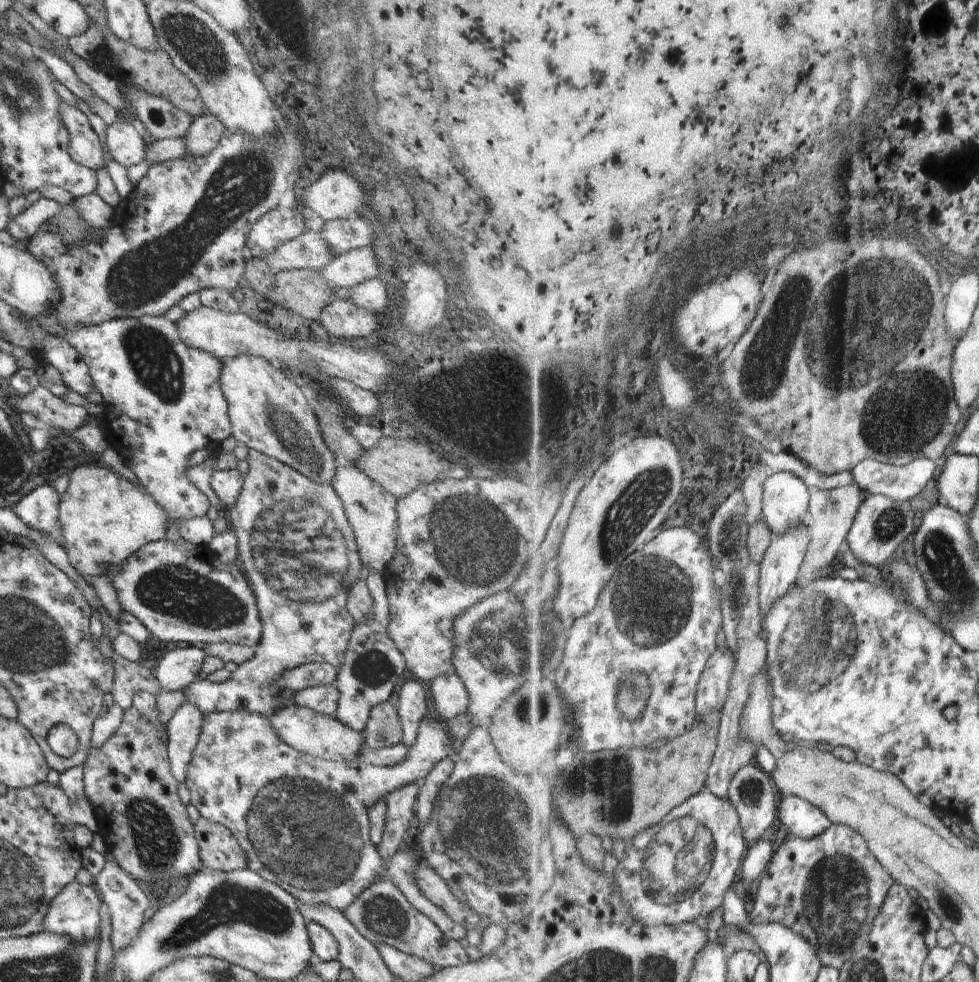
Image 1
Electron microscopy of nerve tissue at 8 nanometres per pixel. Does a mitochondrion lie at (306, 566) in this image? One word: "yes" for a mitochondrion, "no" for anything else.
yes

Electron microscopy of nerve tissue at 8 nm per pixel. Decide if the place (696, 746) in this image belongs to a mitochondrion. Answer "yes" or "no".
no

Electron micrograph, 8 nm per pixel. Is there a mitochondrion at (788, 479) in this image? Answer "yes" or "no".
no

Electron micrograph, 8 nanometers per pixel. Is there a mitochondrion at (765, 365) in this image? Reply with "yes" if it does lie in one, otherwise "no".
yes

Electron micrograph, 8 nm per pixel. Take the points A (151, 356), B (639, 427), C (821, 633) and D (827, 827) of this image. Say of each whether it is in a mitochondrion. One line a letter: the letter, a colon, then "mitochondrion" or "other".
A: mitochondrion
B: other
C: mitochondrion
D: other

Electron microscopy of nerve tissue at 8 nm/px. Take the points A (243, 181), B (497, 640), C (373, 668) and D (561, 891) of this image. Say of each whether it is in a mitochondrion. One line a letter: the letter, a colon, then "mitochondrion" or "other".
A: mitochondrion
B: mitochondrion
C: mitochondrion
D: other

